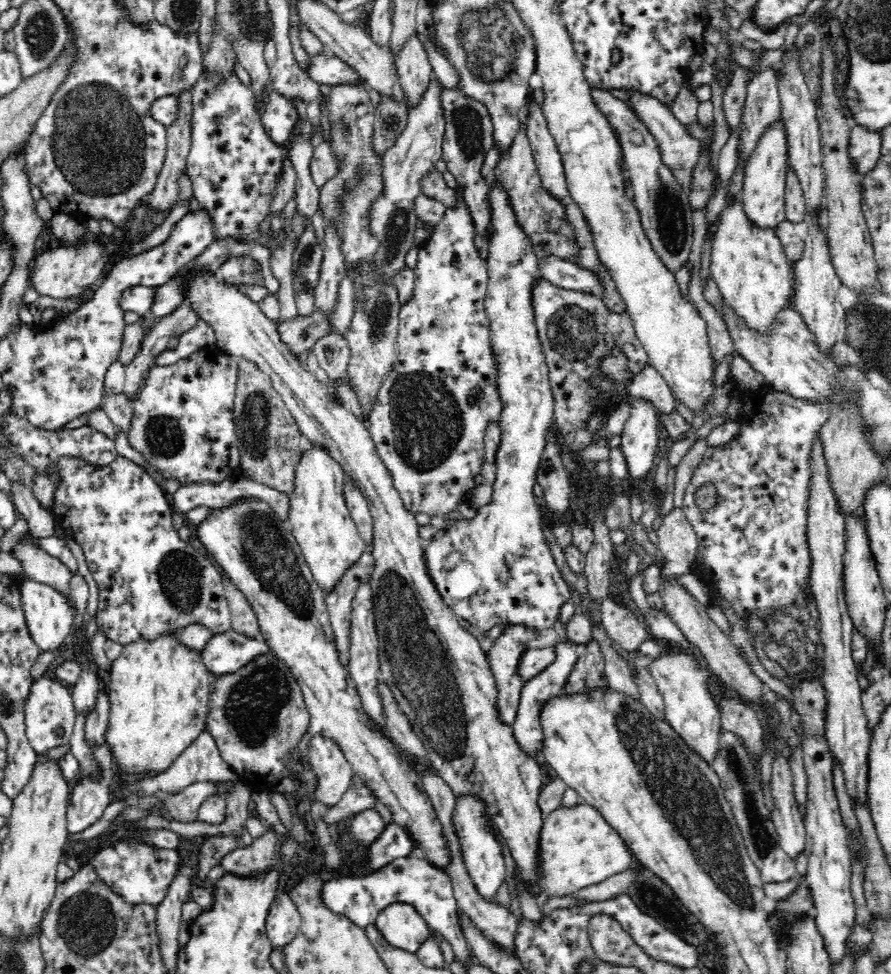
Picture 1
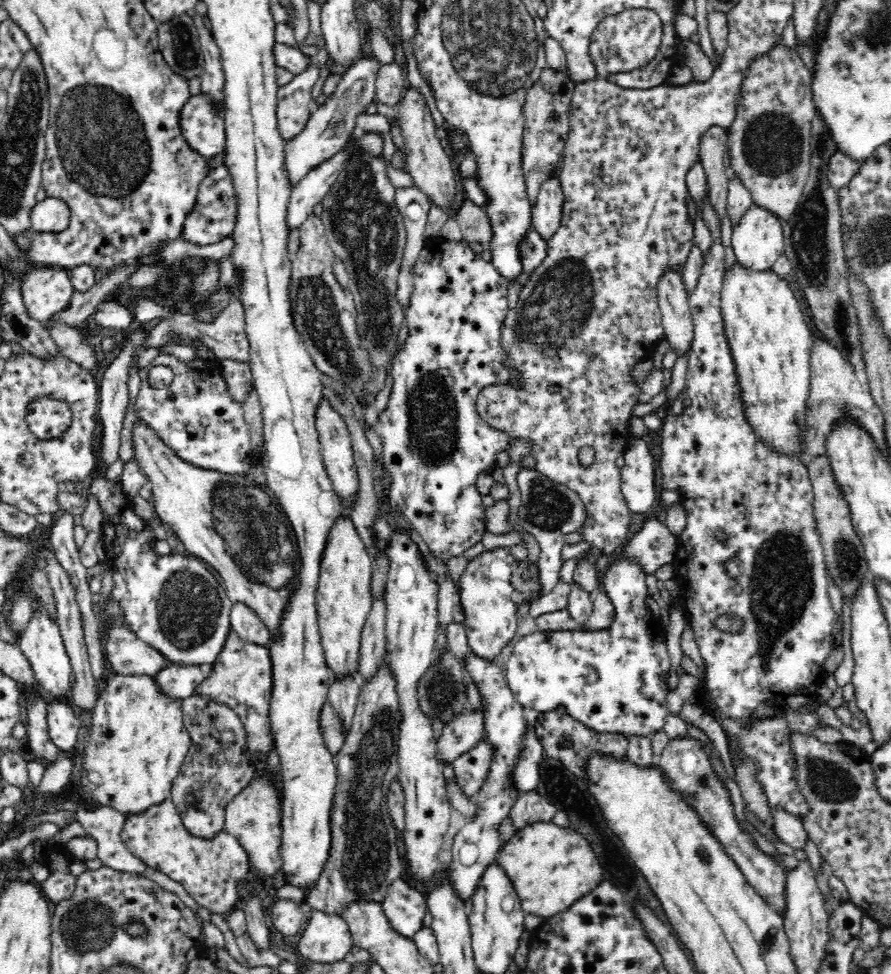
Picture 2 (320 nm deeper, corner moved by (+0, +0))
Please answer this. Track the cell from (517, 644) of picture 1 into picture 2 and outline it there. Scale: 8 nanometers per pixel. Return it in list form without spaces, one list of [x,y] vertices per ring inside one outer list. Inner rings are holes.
[[[482,737],[474,747],[459,754],[451,762],[458,783],[470,797],[474,797],[486,782],[494,754],[494,743],[490,743],[488,737]]]

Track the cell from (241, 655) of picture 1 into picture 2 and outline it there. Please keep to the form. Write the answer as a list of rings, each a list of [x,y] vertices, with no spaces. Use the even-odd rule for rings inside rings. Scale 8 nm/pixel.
[[[171,662],[155,675],[158,687],[171,699],[184,700],[195,694],[198,685],[202,684],[212,673],[213,663],[176,663]]]

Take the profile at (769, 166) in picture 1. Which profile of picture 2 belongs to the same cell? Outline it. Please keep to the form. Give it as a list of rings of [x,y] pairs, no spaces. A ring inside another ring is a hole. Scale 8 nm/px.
[[[752,201],[750,206],[741,214],[742,218],[733,224],[731,246],[736,259],[746,265],[748,269],[770,269],[774,261],[782,254],[785,246],[783,221],[774,211],[758,205]]]

